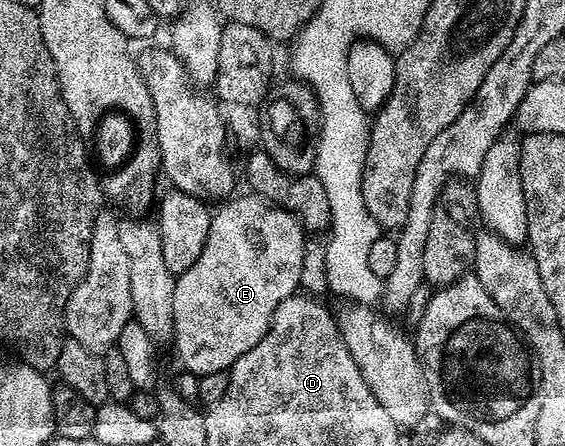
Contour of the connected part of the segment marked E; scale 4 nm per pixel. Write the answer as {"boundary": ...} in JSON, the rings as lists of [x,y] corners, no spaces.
{"boundary":[[[260,195],[248,196],[234,196],[218,208],[222,208],[218,213],[216,210],[212,214],[207,243],[199,259],[195,259],[195,263],[191,263],[191,267],[176,278],[173,341],[177,345],[177,357],[184,372],[200,375],[224,373],[232,369],[243,354],[251,351],[251,347],[255,347],[255,343],[267,335],[279,303],[298,292],[297,284],[305,269],[305,226],[297,214],[288,213],[280,205],[266,201]]]}

